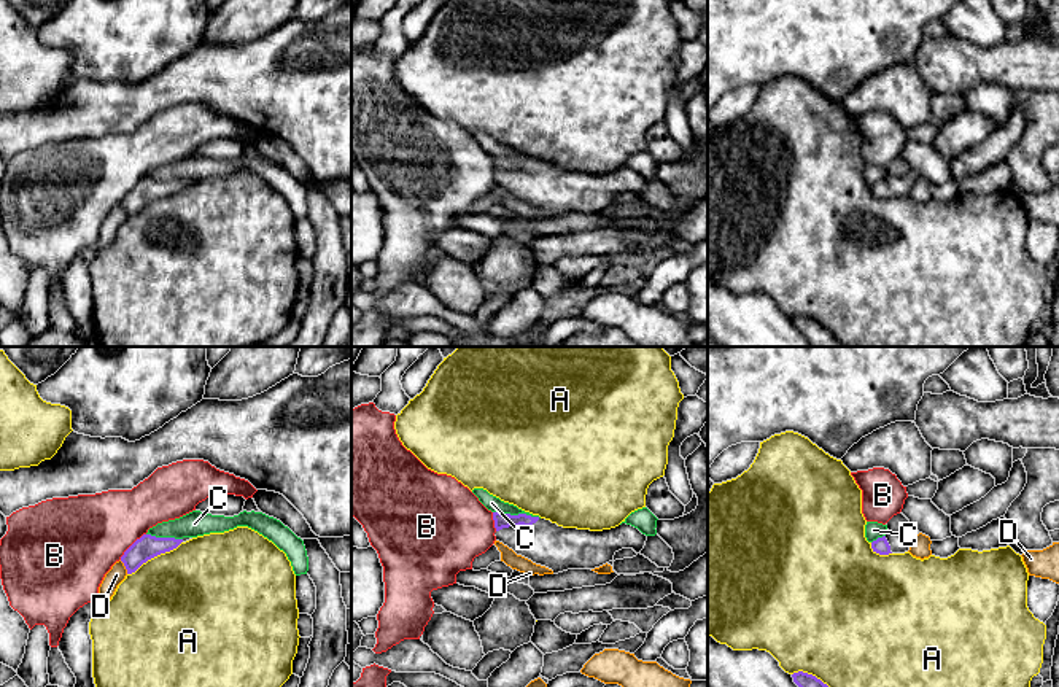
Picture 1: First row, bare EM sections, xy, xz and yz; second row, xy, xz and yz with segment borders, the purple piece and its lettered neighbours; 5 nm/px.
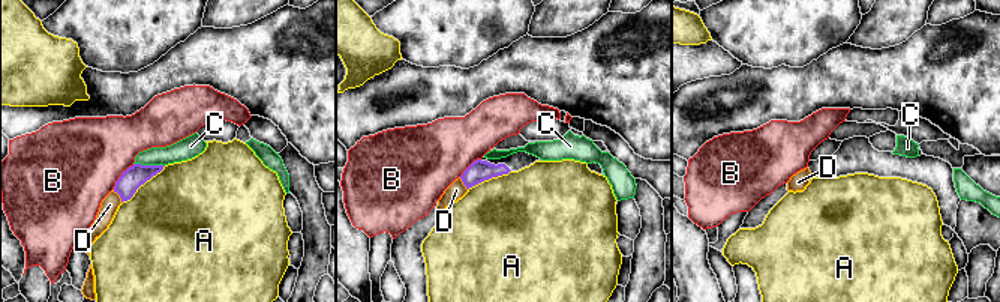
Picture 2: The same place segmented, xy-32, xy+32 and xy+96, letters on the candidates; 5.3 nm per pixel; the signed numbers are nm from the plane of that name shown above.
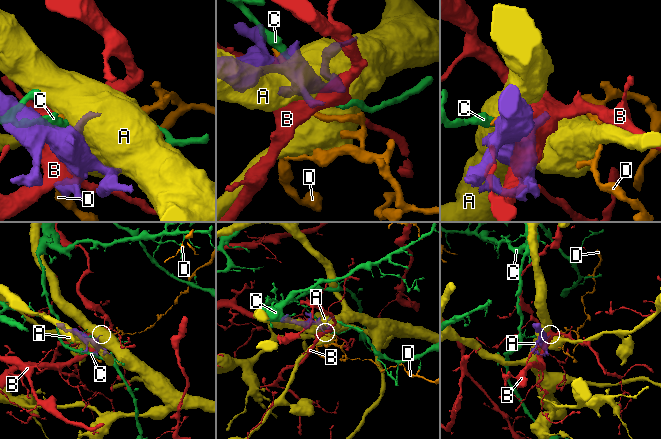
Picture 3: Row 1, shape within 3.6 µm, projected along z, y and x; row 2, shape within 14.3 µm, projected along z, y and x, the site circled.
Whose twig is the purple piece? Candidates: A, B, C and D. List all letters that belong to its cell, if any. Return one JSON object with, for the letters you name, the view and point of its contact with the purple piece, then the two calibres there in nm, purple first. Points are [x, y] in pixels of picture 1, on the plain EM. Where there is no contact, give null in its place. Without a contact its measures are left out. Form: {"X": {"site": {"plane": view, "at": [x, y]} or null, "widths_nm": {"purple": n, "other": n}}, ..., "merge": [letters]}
{"merge": []}

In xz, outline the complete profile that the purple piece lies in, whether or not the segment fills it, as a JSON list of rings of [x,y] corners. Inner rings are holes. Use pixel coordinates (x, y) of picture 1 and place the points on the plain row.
[[[493,156],[493,164],[496,184],[517,199],[552,213],[553,218],[599,212],[614,205],[614,199],[622,192],[641,197],[647,184],[646,178],[626,167],[611,173],[590,175],[563,172],[526,157]]]

